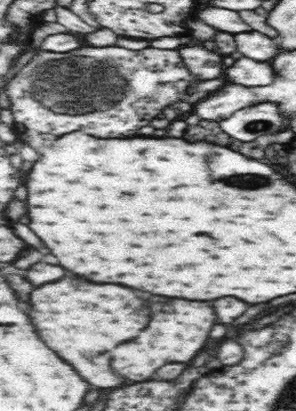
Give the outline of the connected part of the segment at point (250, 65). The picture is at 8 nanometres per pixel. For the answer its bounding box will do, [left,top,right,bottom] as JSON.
[226,58,272,87]

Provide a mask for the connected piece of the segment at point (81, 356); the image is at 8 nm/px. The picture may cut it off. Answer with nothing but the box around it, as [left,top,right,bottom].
[28,278,148,388]

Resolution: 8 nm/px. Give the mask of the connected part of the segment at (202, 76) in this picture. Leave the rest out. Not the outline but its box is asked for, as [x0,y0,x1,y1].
[178,46,222,82]

